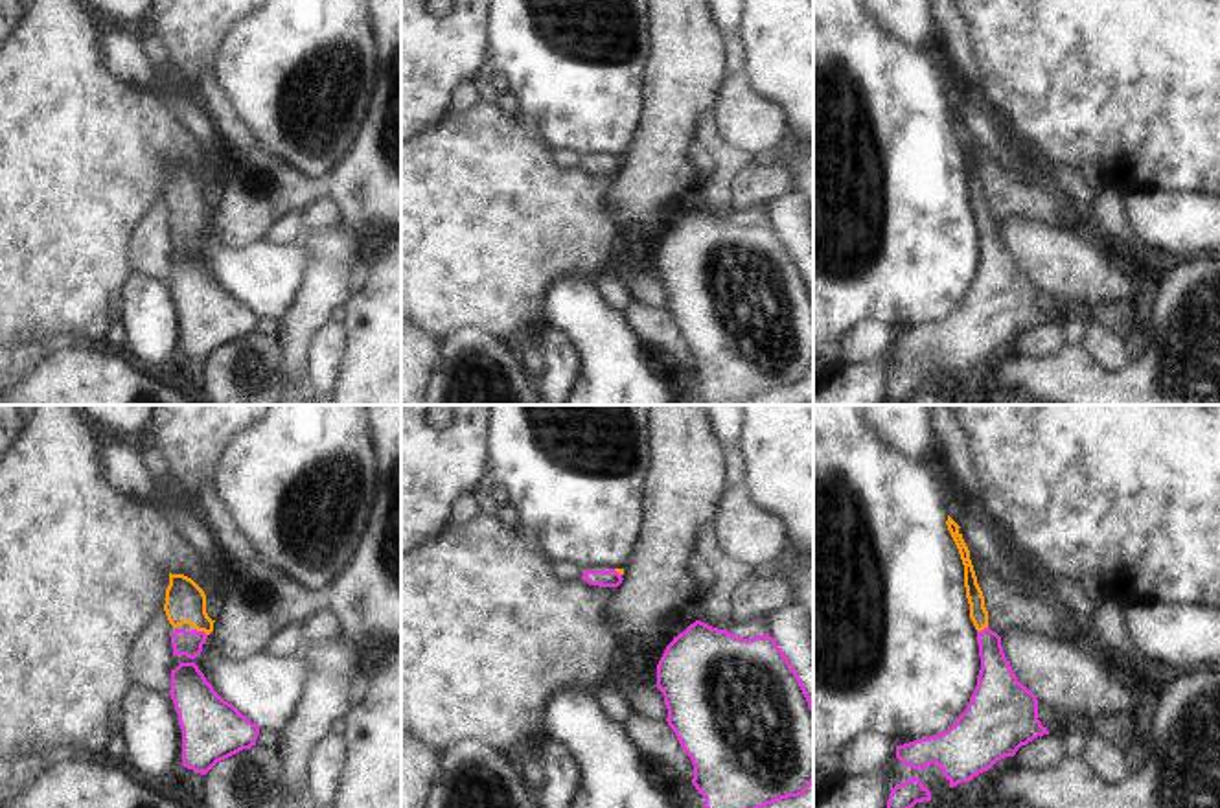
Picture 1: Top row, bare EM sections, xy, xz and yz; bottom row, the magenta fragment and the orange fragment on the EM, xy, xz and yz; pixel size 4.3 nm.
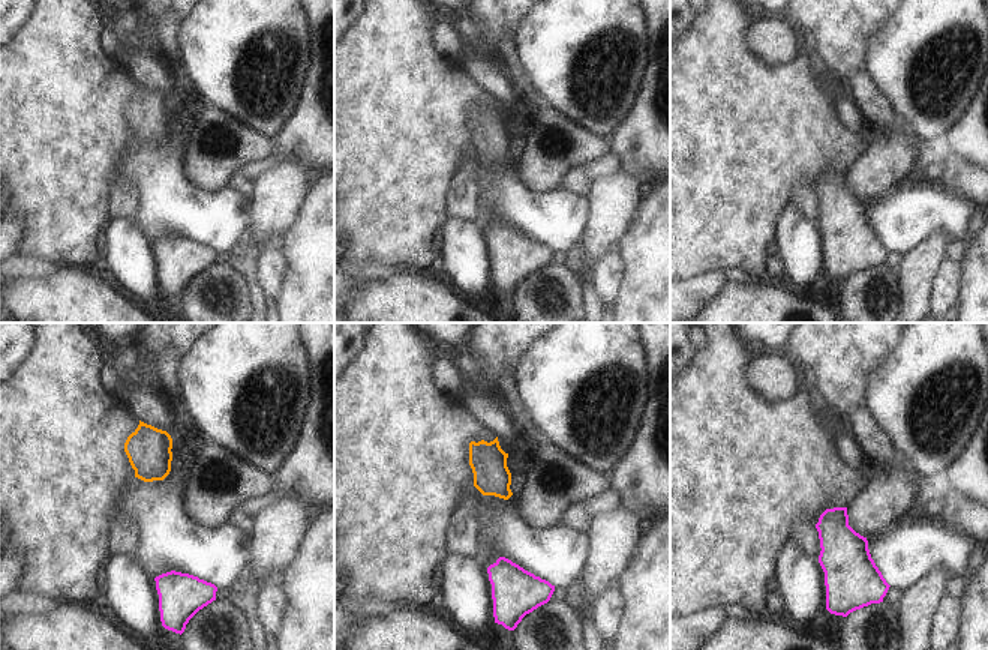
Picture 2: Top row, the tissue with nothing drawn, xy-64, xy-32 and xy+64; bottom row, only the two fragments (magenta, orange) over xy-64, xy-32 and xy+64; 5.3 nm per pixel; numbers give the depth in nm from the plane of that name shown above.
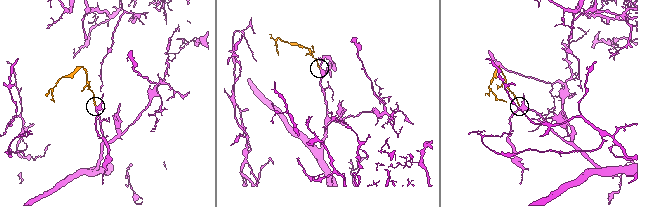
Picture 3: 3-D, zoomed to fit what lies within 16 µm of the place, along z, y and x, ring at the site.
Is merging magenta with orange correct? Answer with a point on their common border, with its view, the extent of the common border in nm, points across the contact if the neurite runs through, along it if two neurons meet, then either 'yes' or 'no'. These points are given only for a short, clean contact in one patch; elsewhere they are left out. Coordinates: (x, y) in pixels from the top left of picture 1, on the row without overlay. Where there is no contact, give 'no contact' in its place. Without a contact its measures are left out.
xy (201, 219) | 70 nm | across xy (184, 230), (190, 230), (201, 219), (201, 208), (184, 188) | yes

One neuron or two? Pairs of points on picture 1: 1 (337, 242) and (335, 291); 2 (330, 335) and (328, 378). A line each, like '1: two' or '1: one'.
1: one
2: one

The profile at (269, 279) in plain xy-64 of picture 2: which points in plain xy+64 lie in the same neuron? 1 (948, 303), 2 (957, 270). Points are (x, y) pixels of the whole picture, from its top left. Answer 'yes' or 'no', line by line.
1: yes
2: yes

